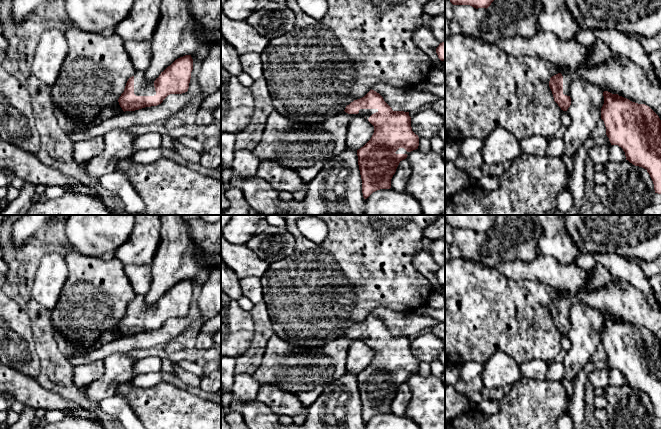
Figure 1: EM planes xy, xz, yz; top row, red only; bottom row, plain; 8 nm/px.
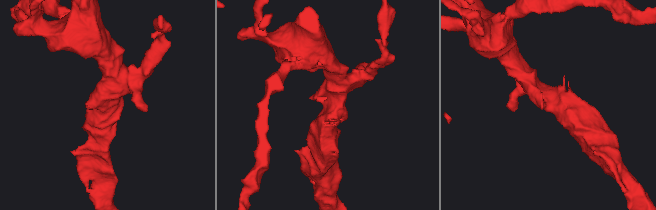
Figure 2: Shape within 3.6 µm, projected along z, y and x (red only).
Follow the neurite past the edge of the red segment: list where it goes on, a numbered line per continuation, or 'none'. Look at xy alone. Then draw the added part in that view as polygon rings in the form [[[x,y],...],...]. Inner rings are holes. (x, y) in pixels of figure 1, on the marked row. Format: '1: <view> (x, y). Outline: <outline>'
1: xy (141, 88). Outline: [[[135,71],[133,76],[134,76],[134,94],[136,96],[156,95],[154,82],[146,82],[144,80],[144,72]]]

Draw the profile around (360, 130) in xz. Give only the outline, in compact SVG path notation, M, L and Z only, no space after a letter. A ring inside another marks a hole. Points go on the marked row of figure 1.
M353 117L346 131L346 147L357 151L371 139L373 133L374 126L365 117Z

